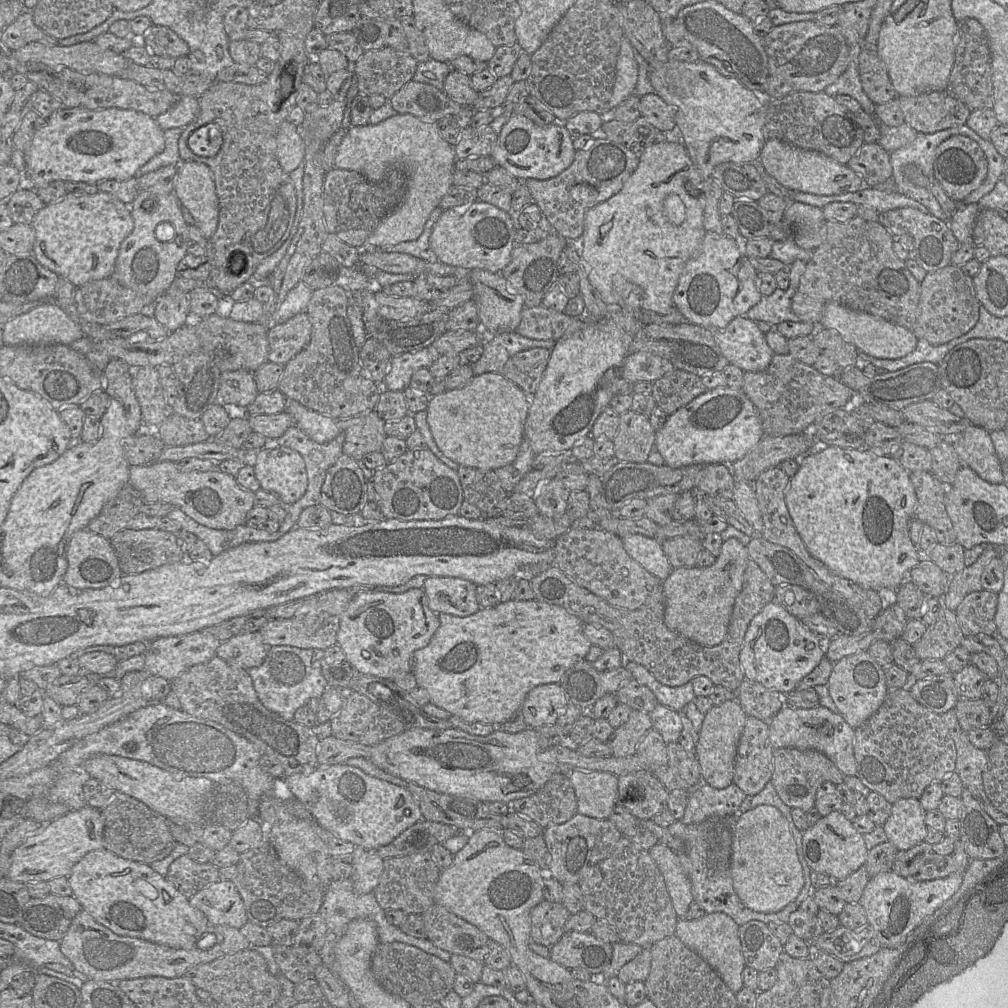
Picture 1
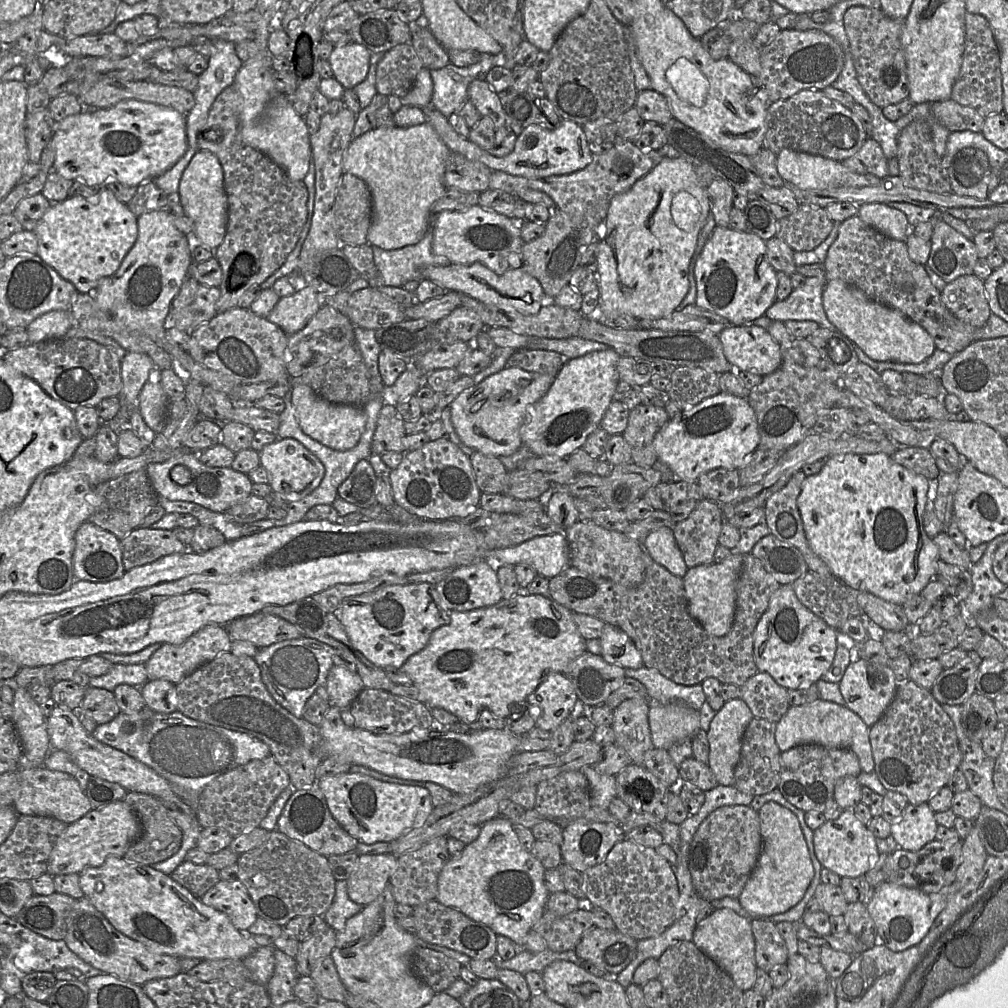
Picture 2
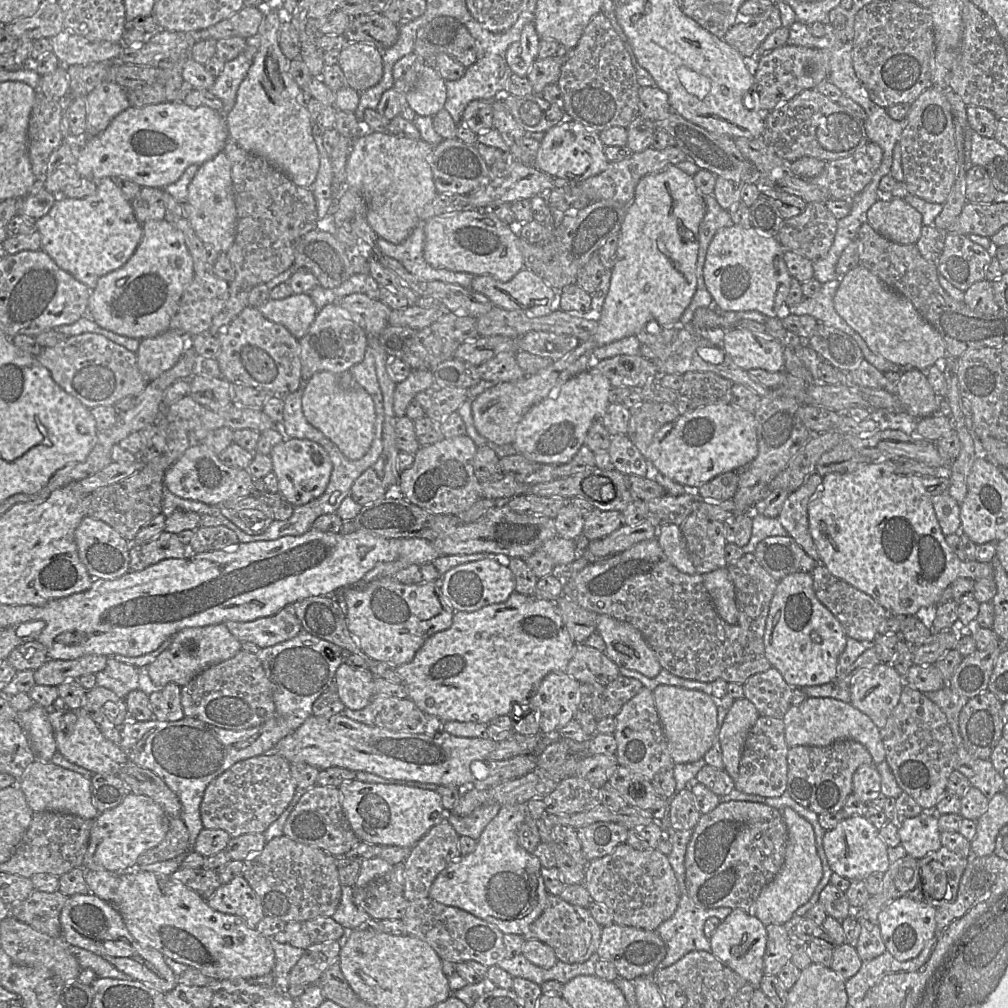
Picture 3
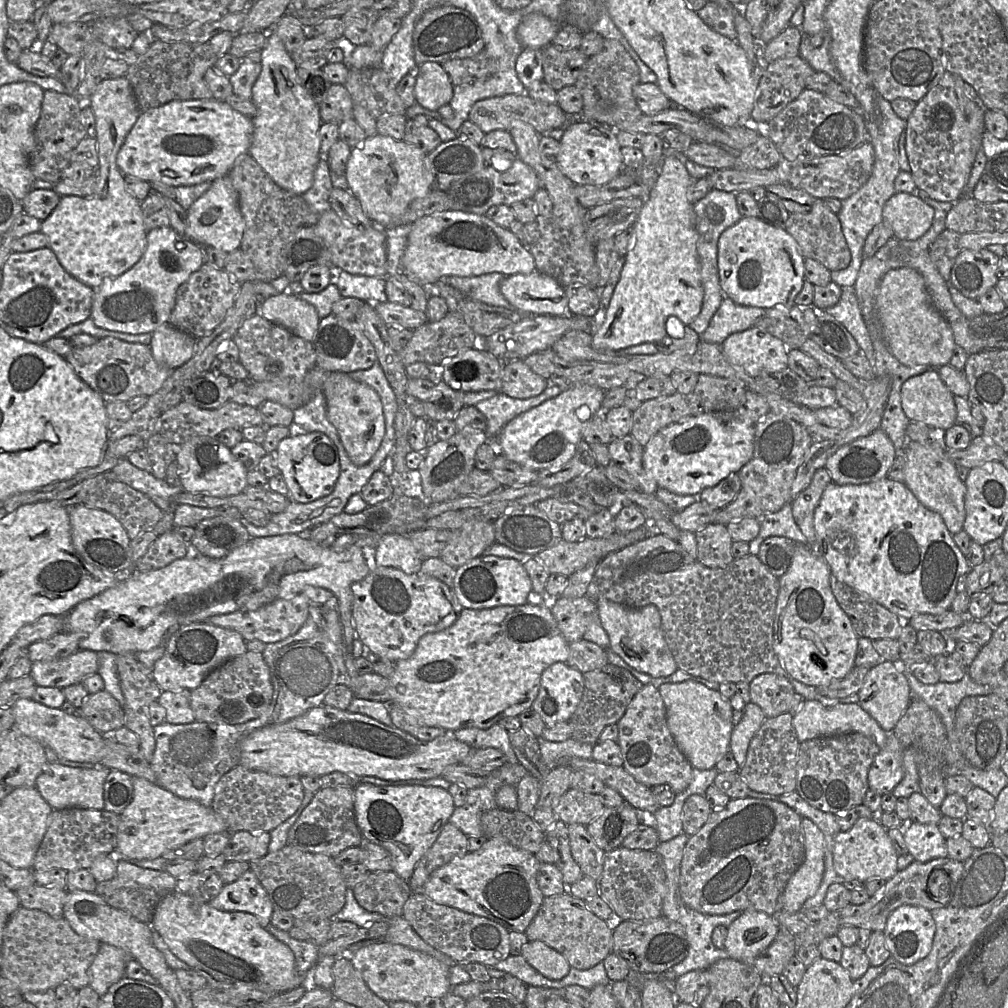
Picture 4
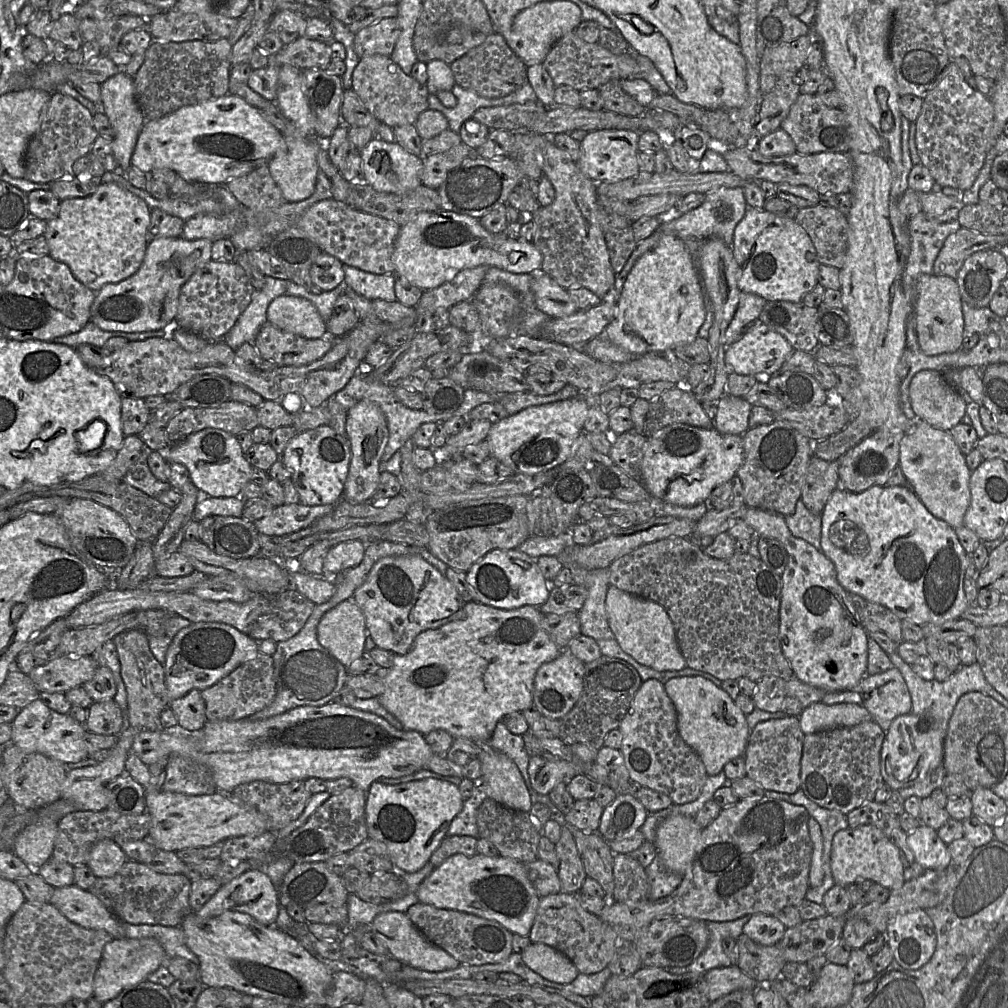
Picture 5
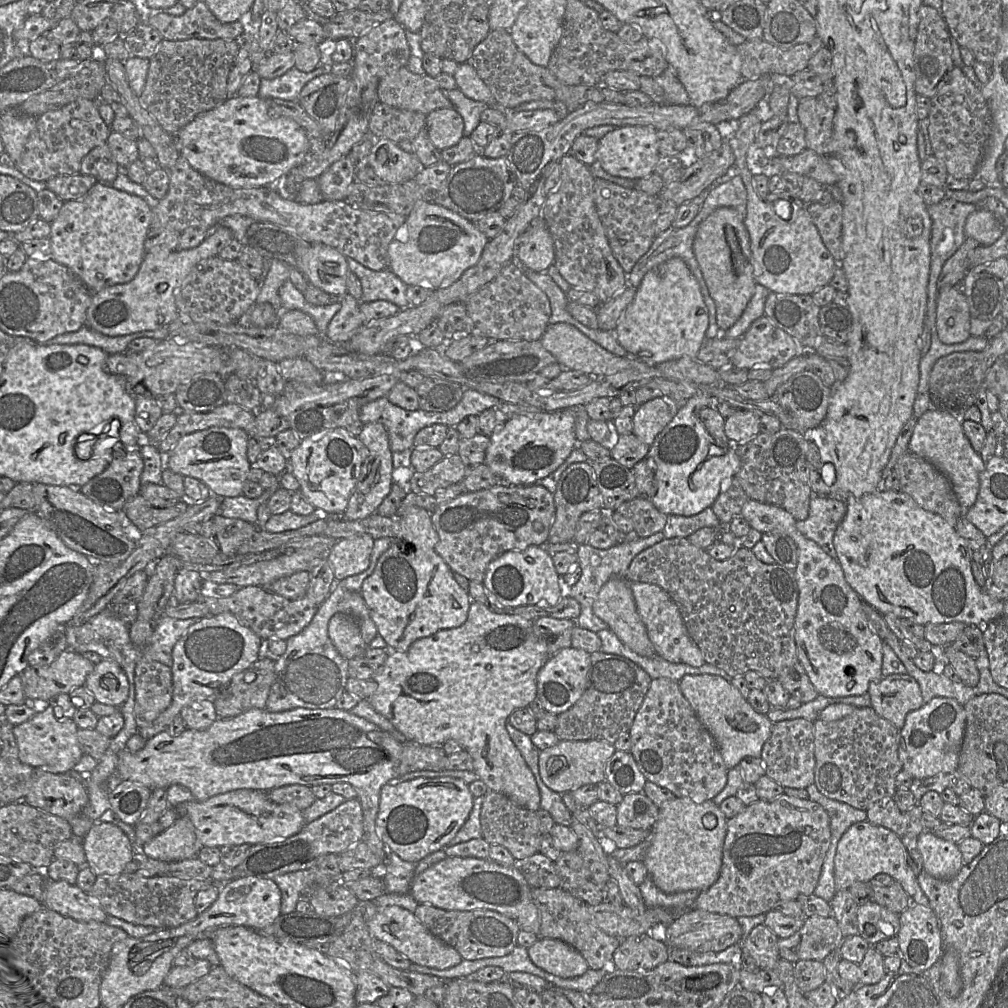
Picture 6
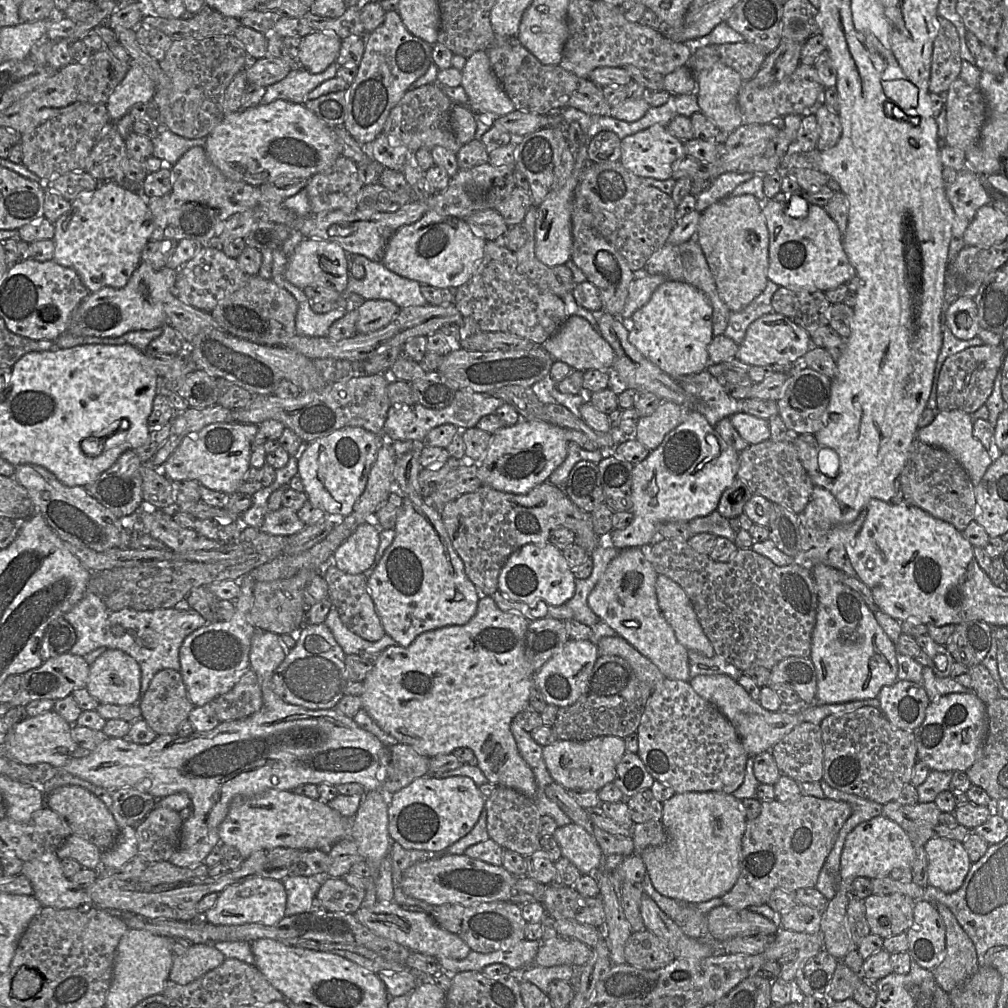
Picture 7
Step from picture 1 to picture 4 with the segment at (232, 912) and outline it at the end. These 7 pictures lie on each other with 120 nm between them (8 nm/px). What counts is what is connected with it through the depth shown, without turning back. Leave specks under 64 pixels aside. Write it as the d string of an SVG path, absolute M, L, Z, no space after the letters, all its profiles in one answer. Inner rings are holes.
M251 870L244 872L236 881L224 884L219 894L208 903L221 911L253 914L263 928L270 924L274 912L265 888Z

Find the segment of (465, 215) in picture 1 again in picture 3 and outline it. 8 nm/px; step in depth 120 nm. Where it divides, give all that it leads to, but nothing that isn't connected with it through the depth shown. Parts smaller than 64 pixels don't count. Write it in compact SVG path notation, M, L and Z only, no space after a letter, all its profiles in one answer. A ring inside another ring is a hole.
M467 209L435 216L426 221L424 259L434 268L491 275L499 281L510 281L524 269L519 247L518 226L509 226L484 209Z

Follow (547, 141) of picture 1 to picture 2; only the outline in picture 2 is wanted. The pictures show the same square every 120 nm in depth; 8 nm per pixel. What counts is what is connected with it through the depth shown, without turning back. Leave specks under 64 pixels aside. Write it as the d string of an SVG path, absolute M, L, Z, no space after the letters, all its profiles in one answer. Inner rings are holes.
M428 104L424 107L424 111L427 122L432 125L450 151L461 154L469 160L479 161L492 171L498 170L513 176L526 178L544 178L579 171L585 168L593 158L589 141L582 126L569 120L561 120L553 129L542 128L536 124L529 125L517 136L512 152L503 157L496 157L457 134L447 118L435 107Z

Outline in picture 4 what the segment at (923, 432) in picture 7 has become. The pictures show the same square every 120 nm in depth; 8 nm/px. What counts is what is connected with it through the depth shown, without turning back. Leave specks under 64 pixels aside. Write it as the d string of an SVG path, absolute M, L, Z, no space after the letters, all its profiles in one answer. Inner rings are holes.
M933 438L927 442L919 442L919 441L907 441L905 447L903 448L903 450L900 452L904 458L905 458L905 468L904 468L904 473L905 473L905 479L904 479L904 484L906 485L906 487L914 494L914 496L920 501L920 503L922 505L924 505L926 508L928 508L929 510L938 513L941 518L943 519L947 529L949 530L949 532L954 535L958 532L960 532L961 530L963 530L963 525L964 525L964 521L965 521L965 517L966 517L966 512L965 512L965 493L966 493L966 486L965 486L965 482L963 482L957 473L957 466L949 459L946 449L952 449L952 448L947 448L943 445L943 443L941 443L941 441L939 441L938 439Z

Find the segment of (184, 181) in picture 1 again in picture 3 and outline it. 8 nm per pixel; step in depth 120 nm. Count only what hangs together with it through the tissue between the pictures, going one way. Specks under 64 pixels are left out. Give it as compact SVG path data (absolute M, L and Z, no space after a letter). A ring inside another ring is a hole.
M224 152L199 165L188 186L184 203L186 218L204 244L210 244L218 252L227 252L236 236L237 213L231 177L231 165Z

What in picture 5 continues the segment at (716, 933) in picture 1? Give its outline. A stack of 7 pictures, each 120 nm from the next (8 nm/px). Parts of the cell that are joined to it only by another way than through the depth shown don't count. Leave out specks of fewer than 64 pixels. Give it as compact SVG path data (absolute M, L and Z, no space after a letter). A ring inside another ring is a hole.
M754 914L744 925L742 934L758 944L771 946L782 940L786 929L774 915Z

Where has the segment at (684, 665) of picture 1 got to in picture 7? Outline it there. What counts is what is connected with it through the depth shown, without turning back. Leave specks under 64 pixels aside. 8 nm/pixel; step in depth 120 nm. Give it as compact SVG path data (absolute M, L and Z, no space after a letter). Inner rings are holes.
M663 539L652 545L636 547L641 548L646 559L653 565L658 575L664 575L676 582L687 594L693 609L697 615L699 623L711 642L715 655L723 658L727 663L735 666L742 672L752 666L761 666L771 670L781 660L788 657L809 658L811 654L812 632L816 623L818 596L815 581L813 579L811 569L807 563L794 563L787 566L777 566L770 559L749 549L738 549L735 555L726 562L715 562L708 555L701 554L688 544L687 541L679 539Z

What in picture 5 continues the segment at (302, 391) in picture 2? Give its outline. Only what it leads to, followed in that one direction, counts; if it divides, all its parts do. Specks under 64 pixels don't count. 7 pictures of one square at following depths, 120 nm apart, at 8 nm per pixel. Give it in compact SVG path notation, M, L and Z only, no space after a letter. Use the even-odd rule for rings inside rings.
M361 400L348 409L345 428L351 446L351 461L342 500L351 504L366 503L372 498L379 484L381 459L389 438L387 421L376 403Z

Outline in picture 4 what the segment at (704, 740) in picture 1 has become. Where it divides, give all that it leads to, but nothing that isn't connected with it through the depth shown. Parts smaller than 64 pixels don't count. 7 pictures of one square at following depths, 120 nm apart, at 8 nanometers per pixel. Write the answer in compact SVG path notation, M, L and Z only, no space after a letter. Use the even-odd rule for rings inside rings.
M748 702L742 711L740 721L734 725L729 752L733 755L740 768L745 762L752 737L765 719L766 716L761 708L752 702Z

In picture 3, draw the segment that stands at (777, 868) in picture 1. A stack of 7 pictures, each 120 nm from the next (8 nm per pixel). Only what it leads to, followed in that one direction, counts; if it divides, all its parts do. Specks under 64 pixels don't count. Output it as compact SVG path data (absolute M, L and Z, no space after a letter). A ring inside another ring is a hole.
M789 807L784 808L781 814L788 832L784 863L778 874L763 888L753 904L753 915L765 926L784 925L792 919L795 911L811 898L823 876L812 825Z

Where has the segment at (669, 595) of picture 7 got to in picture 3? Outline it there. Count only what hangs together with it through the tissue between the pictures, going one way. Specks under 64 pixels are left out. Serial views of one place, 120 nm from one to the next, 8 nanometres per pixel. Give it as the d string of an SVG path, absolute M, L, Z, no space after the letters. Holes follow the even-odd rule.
M598 615L597 632L606 644L605 654L619 667L656 677L662 667L641 632L634 626L608 615Z

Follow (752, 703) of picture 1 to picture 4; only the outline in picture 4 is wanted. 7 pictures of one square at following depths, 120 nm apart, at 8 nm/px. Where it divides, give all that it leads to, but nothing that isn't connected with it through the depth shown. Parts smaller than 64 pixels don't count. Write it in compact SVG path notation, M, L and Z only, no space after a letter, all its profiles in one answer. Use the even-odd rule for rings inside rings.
M760 674L749 683L749 686L750 702L759 706L766 718L789 712L795 691L788 676Z

